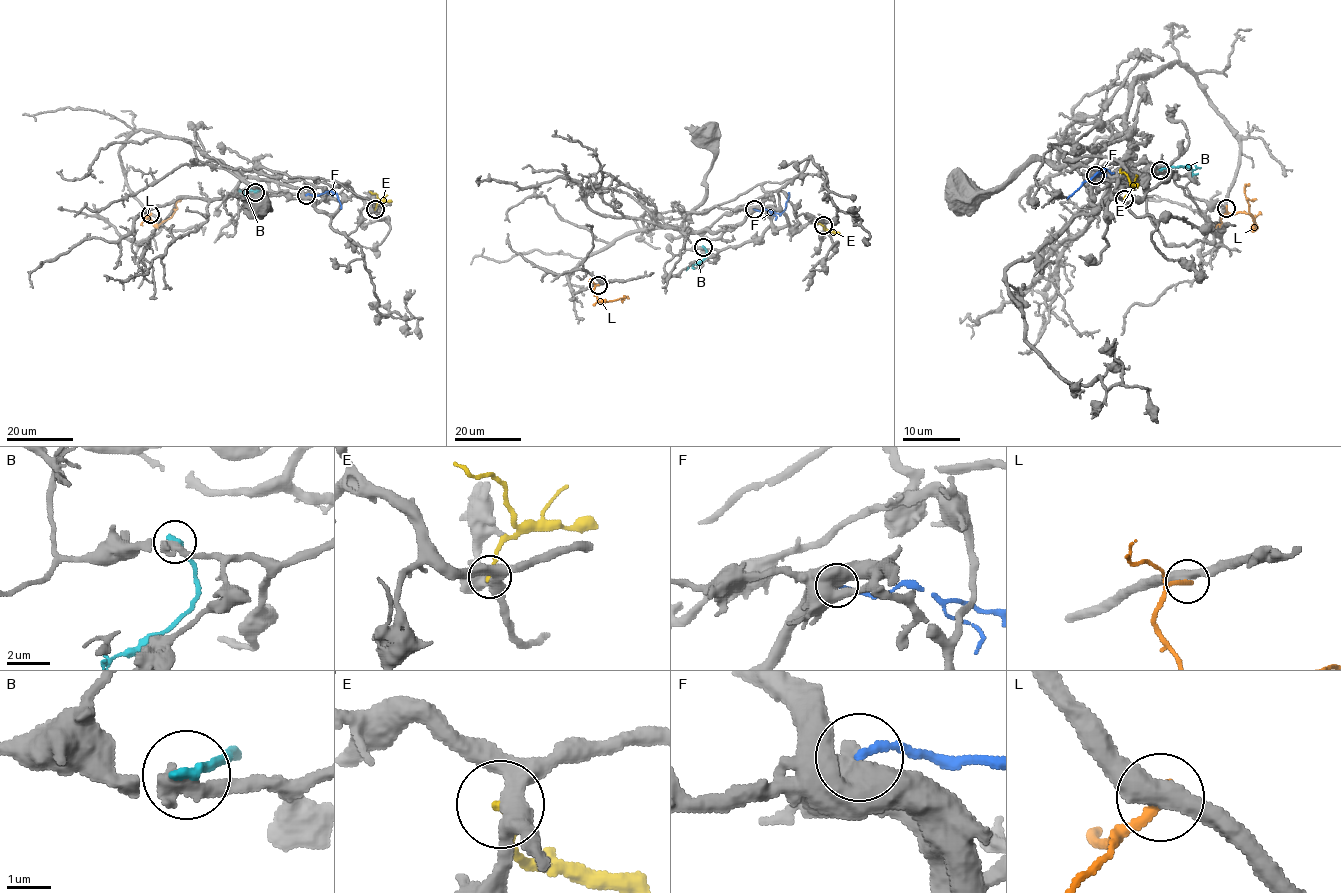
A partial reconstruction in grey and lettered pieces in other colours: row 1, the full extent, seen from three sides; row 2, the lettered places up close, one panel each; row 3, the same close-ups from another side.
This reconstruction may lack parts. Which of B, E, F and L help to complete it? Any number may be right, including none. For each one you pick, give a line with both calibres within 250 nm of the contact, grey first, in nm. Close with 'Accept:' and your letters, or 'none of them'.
Accept: none of them

